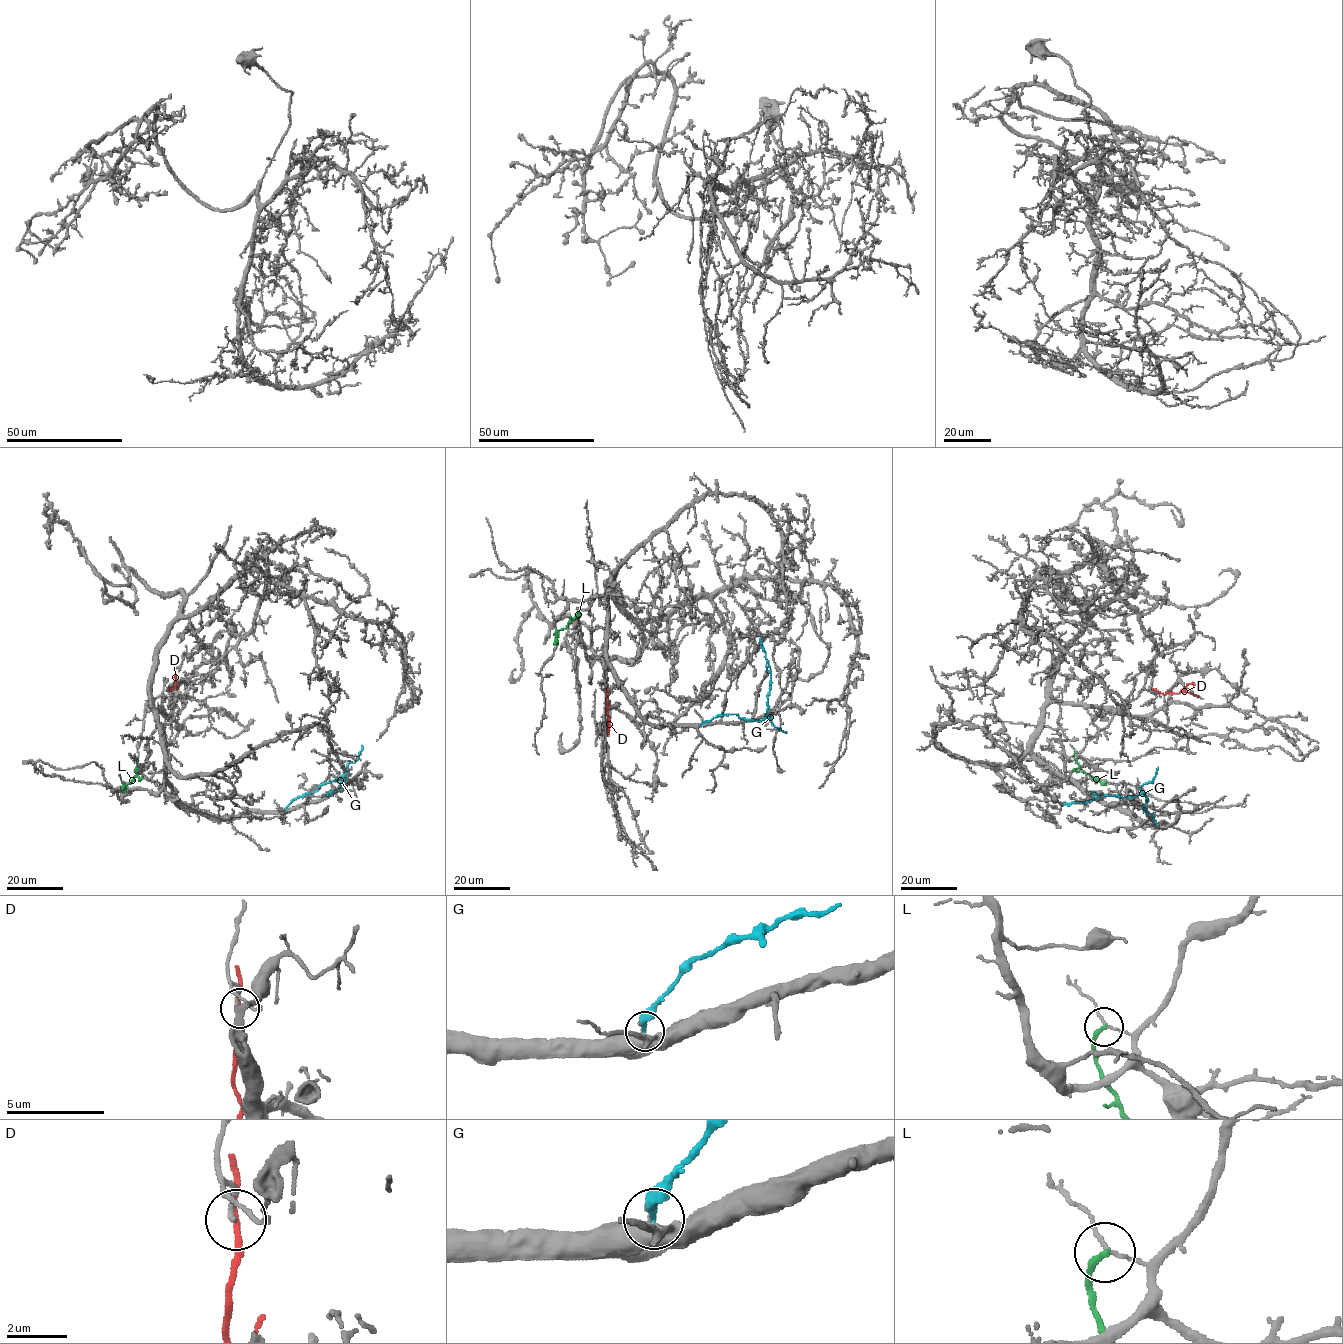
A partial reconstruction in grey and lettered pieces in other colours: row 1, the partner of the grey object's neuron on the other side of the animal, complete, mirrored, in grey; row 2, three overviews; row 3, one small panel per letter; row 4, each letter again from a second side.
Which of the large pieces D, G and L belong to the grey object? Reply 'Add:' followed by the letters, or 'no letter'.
Add: no letter

